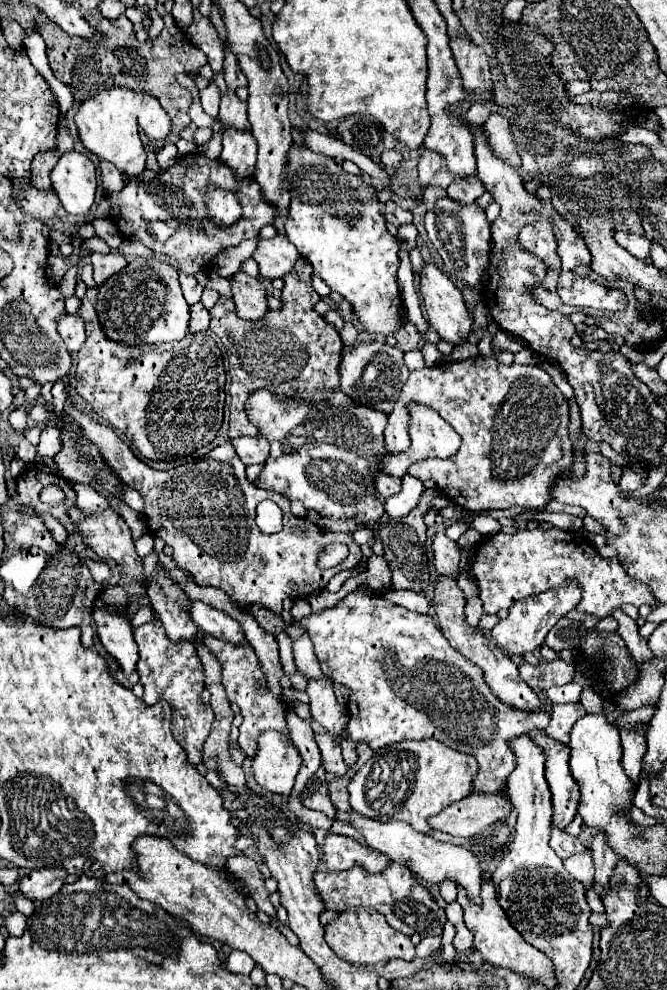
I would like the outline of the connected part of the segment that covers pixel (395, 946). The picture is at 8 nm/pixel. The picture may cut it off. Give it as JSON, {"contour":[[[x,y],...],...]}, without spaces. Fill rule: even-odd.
{"contour":[[[354,907],[338,913],[336,919],[332,919],[324,927],[324,939],[340,959],[352,965],[374,965],[394,957],[400,957],[406,961],[414,959],[414,945],[410,937],[388,927],[386,919],[378,911],[372,911],[368,907]]]}

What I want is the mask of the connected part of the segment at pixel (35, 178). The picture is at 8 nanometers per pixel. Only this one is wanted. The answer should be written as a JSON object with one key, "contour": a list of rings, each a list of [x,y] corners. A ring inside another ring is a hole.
{"contour":[[[54,147],[52,151],[46,151],[46,153],[38,153],[32,161],[32,183],[40,189],[46,189],[46,185],[50,185],[50,171],[52,167],[58,163],[60,159],[60,151],[58,147]]]}

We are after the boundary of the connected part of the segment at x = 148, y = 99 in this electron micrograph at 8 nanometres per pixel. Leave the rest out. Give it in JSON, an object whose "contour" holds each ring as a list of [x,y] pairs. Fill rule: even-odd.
{"contour":[[[110,87],[96,97],[86,99],[76,113],[78,135],[86,151],[100,159],[112,161],[122,173],[140,175],[146,169],[146,141],[160,141],[170,133],[170,117],[162,109],[160,101],[142,91],[126,87]]]}

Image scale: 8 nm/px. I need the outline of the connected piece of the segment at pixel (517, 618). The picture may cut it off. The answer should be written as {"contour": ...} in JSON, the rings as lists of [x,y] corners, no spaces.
{"contour":[[[568,583],[568,587],[556,587],[552,591],[544,591],[540,595],[520,599],[520,603],[514,603],[510,607],[508,617],[502,619],[490,633],[504,653],[522,657],[528,651],[540,649],[546,633],[556,625],[556,621],[560,617],[564,617],[568,611],[572,611],[578,605],[578,601],[580,601],[580,587],[576,587],[576,583]]]}

